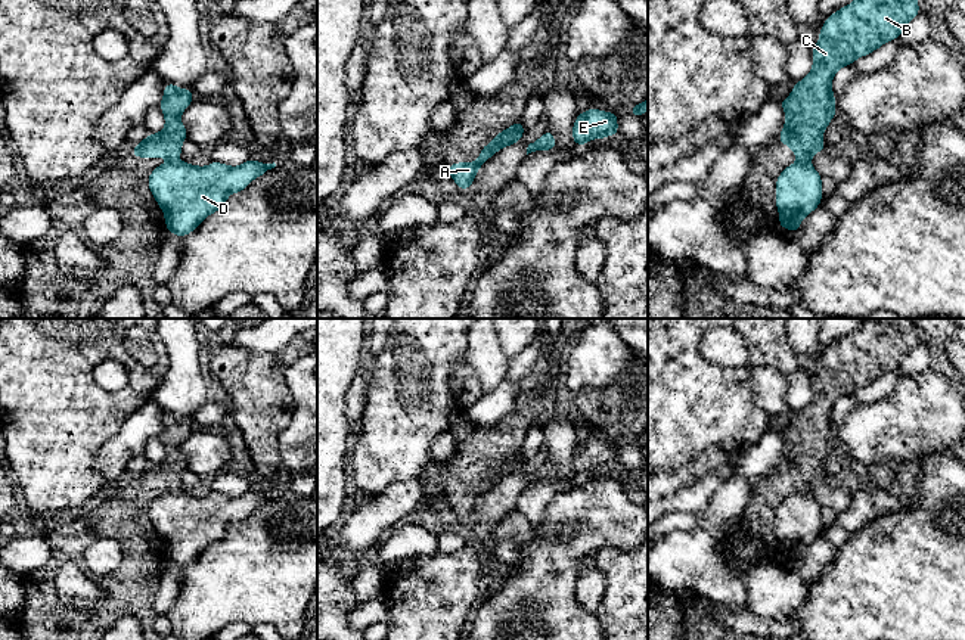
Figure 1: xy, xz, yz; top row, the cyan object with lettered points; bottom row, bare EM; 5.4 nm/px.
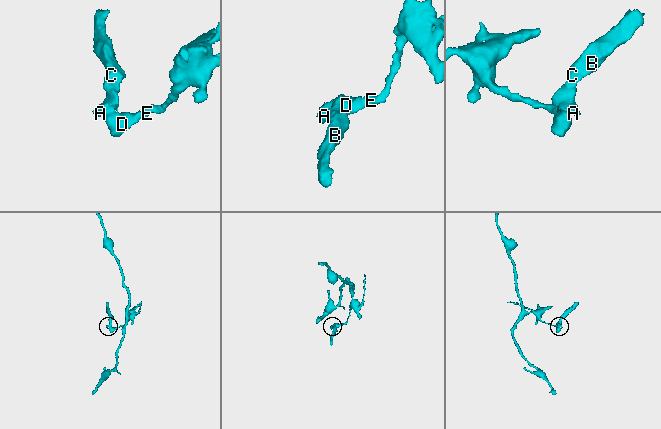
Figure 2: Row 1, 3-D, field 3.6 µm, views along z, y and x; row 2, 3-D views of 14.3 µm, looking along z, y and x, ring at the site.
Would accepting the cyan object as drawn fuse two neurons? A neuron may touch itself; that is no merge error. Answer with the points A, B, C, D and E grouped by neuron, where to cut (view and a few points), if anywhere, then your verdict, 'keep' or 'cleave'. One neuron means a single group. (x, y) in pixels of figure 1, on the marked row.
A B C / D E; cut in yz along (799, 161), (809, 164); cleave

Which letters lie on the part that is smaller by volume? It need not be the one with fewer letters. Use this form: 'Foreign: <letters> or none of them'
Foreign: A, B, C

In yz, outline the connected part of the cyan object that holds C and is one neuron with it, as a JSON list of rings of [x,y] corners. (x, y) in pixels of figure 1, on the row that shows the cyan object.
[[[854,0],[826,18],[819,41],[813,47],[813,69],[794,84],[788,99],[781,100],[786,121],[776,140],[788,145],[798,162],[810,164],[819,150],[828,150],[822,134],[837,114],[831,81],[841,66],[853,65],[857,58],[879,49],[884,43],[899,38],[903,28],[921,13],[918,0]]]

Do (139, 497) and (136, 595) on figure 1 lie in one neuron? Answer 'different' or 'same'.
same

